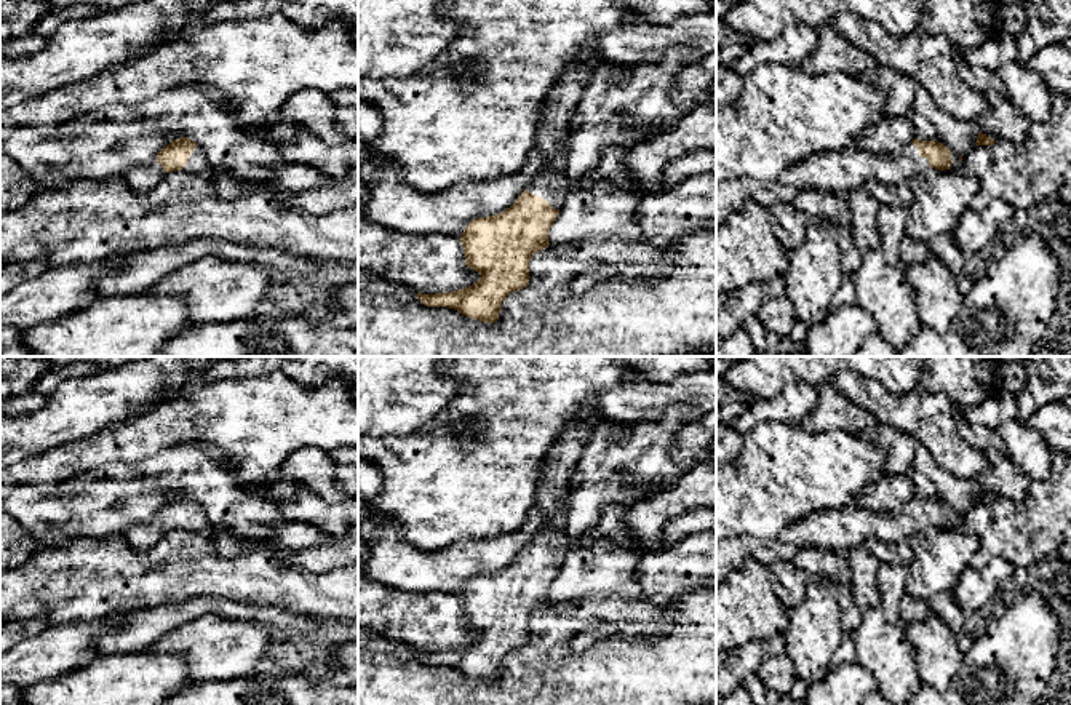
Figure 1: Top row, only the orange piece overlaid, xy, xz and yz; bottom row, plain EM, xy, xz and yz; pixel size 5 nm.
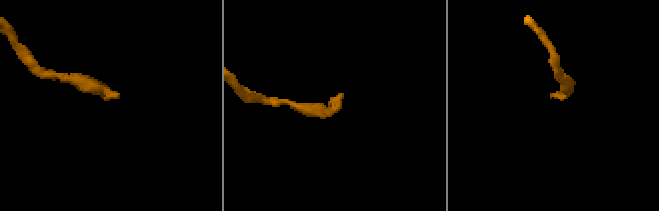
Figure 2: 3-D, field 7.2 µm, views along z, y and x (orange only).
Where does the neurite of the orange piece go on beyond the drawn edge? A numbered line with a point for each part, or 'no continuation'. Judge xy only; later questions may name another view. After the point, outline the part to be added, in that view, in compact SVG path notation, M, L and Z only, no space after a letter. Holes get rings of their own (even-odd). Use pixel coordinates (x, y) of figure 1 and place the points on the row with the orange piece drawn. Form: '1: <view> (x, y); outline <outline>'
1: xy (197, 163); outline M195 147L189 163L182 168L184 173L192 173L192 174L206 174L208 173L208 157L201 147Z

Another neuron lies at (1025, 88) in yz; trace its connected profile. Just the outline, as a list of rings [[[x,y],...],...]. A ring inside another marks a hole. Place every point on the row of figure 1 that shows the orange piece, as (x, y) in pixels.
[[[1017,59],[1002,64],[997,70],[1005,85],[1005,96],[1033,125],[1050,118],[1052,96],[1044,78]]]

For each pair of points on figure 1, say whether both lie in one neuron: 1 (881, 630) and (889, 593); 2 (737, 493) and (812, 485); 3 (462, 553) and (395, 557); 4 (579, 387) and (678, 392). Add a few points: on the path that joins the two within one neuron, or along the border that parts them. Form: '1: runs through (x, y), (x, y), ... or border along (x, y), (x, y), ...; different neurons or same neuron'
1: border along (878, 605), (891, 622), (899, 624); different neurons
2: runs through (756, 493), (768, 493), (776, 485), (793, 485); same neuron
3: runs through (446, 563), (411, 563); same neuron
4: border along (646, 376), (624, 378), (600, 397), (597, 408); different neurons

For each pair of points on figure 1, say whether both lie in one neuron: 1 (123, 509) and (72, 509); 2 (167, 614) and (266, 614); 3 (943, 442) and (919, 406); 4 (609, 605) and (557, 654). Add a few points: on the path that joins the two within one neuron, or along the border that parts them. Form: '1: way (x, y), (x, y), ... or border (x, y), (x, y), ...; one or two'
1: way (111, 509), (85, 509); one
2: way (191, 609), (197, 606), (221, 606), (242, 611); one
3: way (939, 434), (923, 414); one
4: way (593, 609), (587, 611), (560, 638); one

